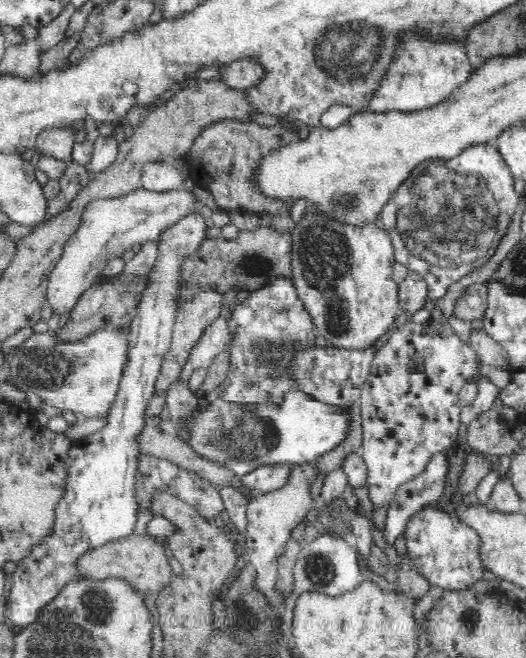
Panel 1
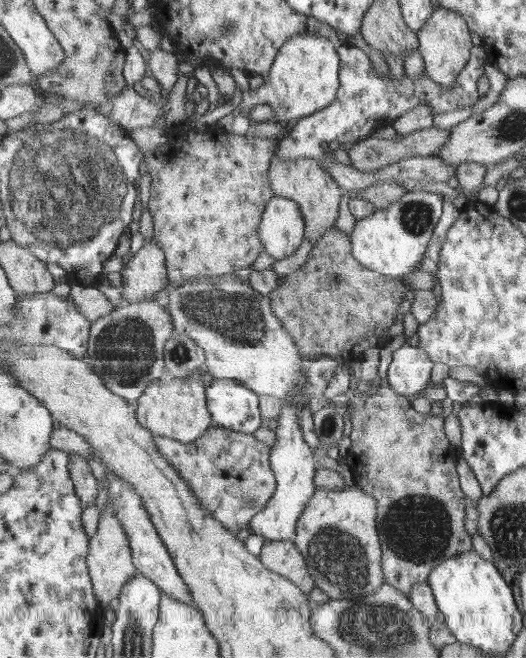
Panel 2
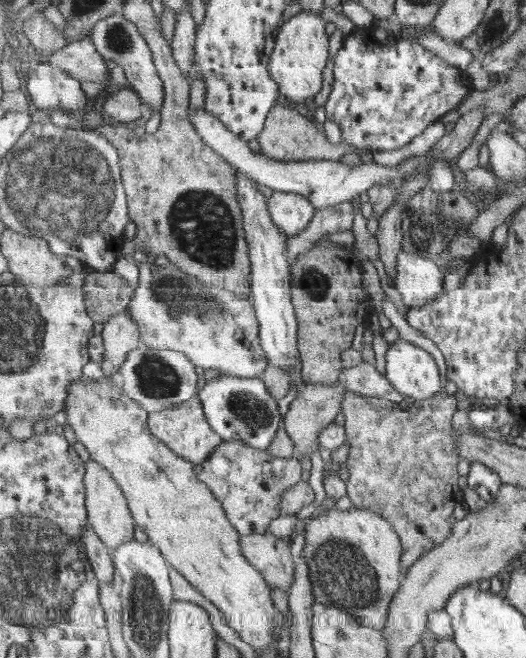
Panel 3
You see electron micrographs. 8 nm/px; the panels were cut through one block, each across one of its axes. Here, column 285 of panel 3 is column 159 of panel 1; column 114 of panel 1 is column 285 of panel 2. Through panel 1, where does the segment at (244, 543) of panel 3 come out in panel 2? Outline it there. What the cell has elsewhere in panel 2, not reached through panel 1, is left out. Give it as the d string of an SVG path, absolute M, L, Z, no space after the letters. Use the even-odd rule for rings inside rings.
M295 540L267 541L262 545L259 557L269 570L291 579L305 593L311 592L316 586L308 562Z

